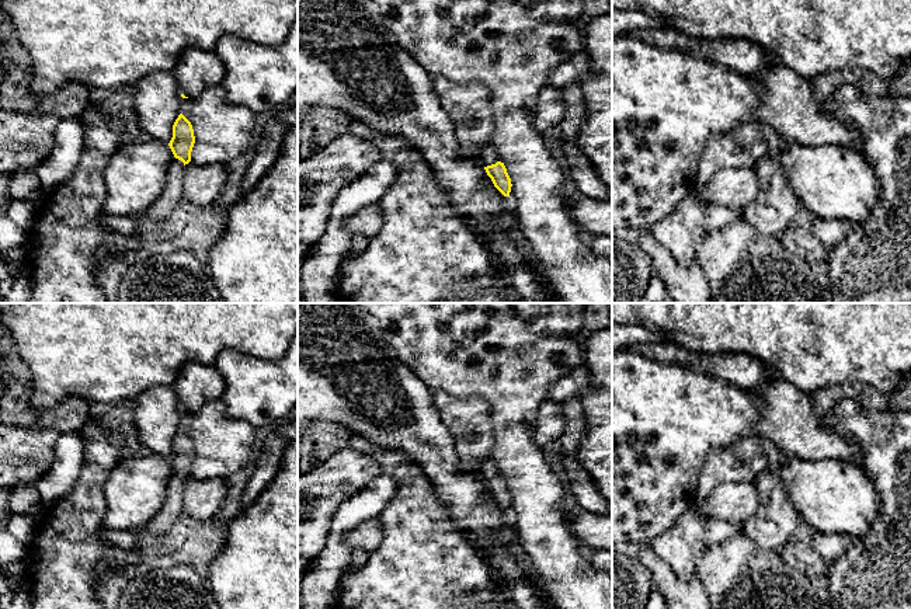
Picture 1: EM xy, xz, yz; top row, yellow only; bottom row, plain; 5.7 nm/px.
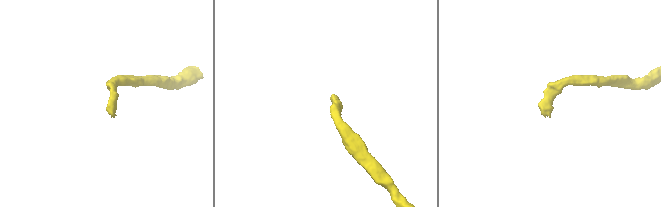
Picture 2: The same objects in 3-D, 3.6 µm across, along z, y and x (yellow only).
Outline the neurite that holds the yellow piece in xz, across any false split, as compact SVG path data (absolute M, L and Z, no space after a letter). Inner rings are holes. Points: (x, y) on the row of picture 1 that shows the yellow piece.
M487 145L477 157L484 167L487 175L491 178L494 187L504 195L510 196L511 178L507 173L504 163L498 160L498 156L491 145Z

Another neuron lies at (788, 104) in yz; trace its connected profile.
M773 66L762 70L752 81L761 98L755 109L757 118L771 125L786 145L794 142L807 146L838 145L865 149L866 135L855 121L846 122L834 116L814 100L811 80L803 79L787 66Z

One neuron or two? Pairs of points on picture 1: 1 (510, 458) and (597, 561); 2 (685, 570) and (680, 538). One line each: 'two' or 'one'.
1: two
2: one

